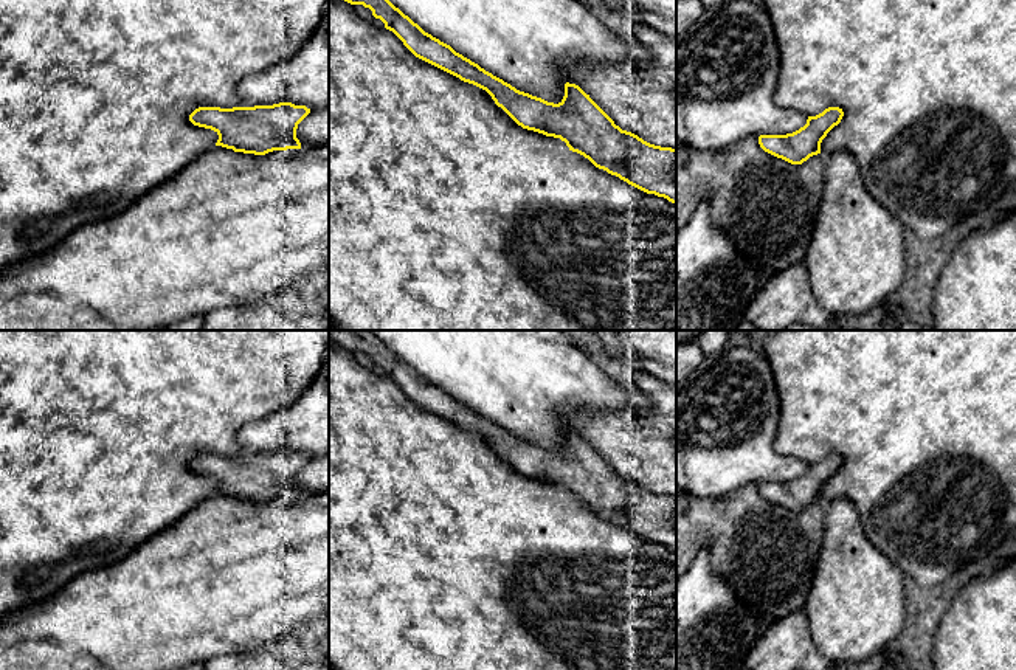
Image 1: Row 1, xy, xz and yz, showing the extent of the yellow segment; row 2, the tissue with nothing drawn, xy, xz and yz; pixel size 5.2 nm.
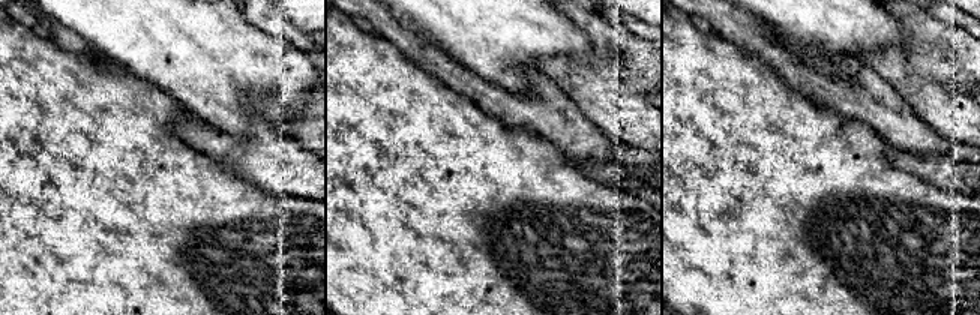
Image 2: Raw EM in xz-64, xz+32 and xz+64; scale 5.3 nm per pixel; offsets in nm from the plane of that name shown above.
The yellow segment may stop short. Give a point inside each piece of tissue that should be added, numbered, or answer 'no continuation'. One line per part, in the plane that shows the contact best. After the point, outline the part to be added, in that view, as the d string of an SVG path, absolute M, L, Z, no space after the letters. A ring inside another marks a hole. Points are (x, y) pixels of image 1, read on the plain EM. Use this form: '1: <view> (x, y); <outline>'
no continuation

